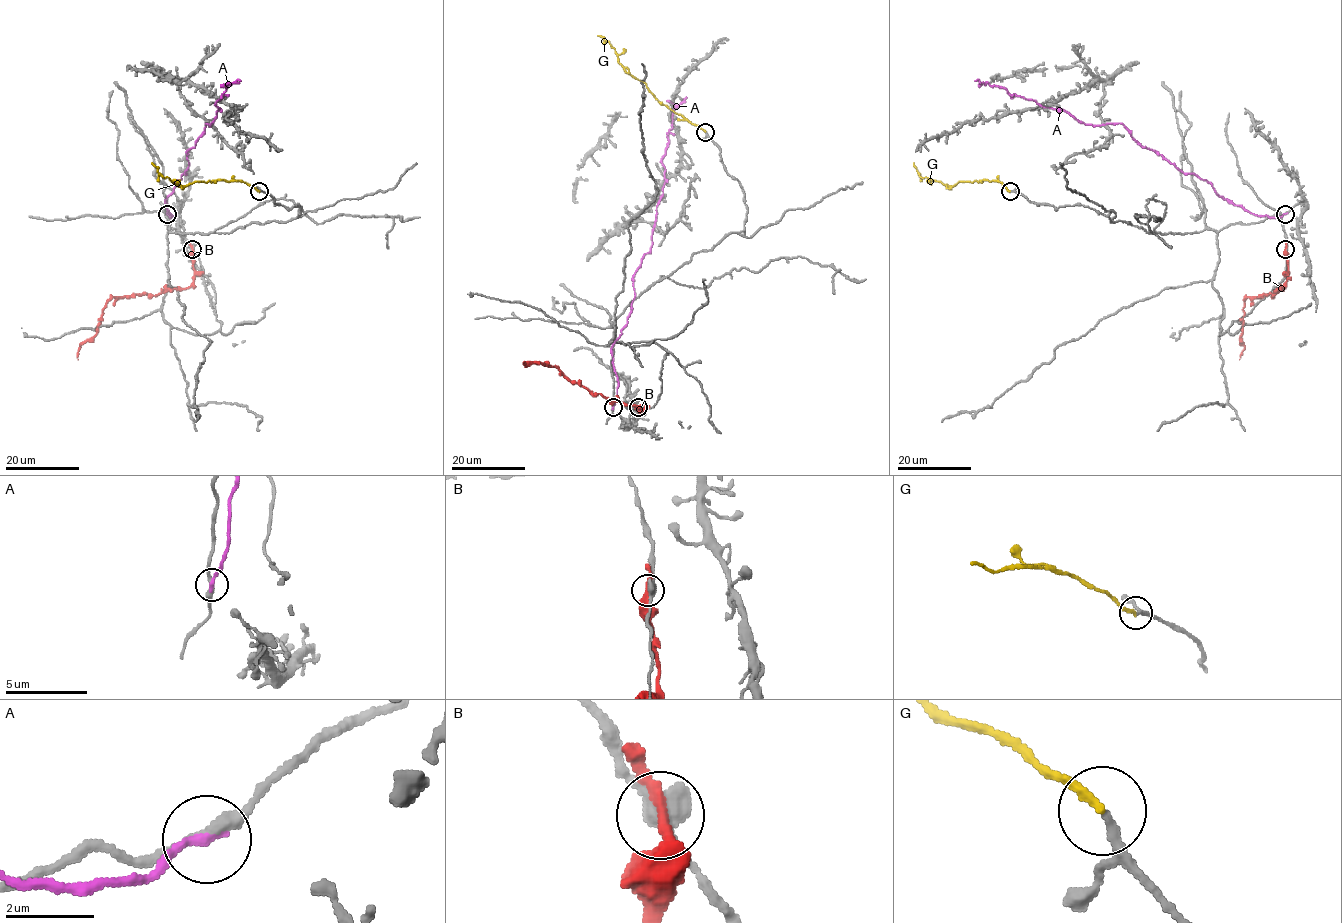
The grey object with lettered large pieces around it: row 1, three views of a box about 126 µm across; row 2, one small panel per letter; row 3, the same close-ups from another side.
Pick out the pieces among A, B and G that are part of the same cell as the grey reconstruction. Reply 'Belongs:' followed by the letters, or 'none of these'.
Belongs: G

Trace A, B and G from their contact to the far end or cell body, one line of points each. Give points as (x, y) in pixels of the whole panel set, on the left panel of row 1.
A: (167, 213), (173, 215), (165, 199), (189, 164), (186, 152), (217, 116), (216, 104), (226, 85), (240, 81)
B: (192, 248), (192, 283), (153, 295), (110, 299), (97, 332), (80, 345), (78, 359)
G: (259, 191), (244, 182), (219, 180), (177, 186), (163, 177), (151, 163)

